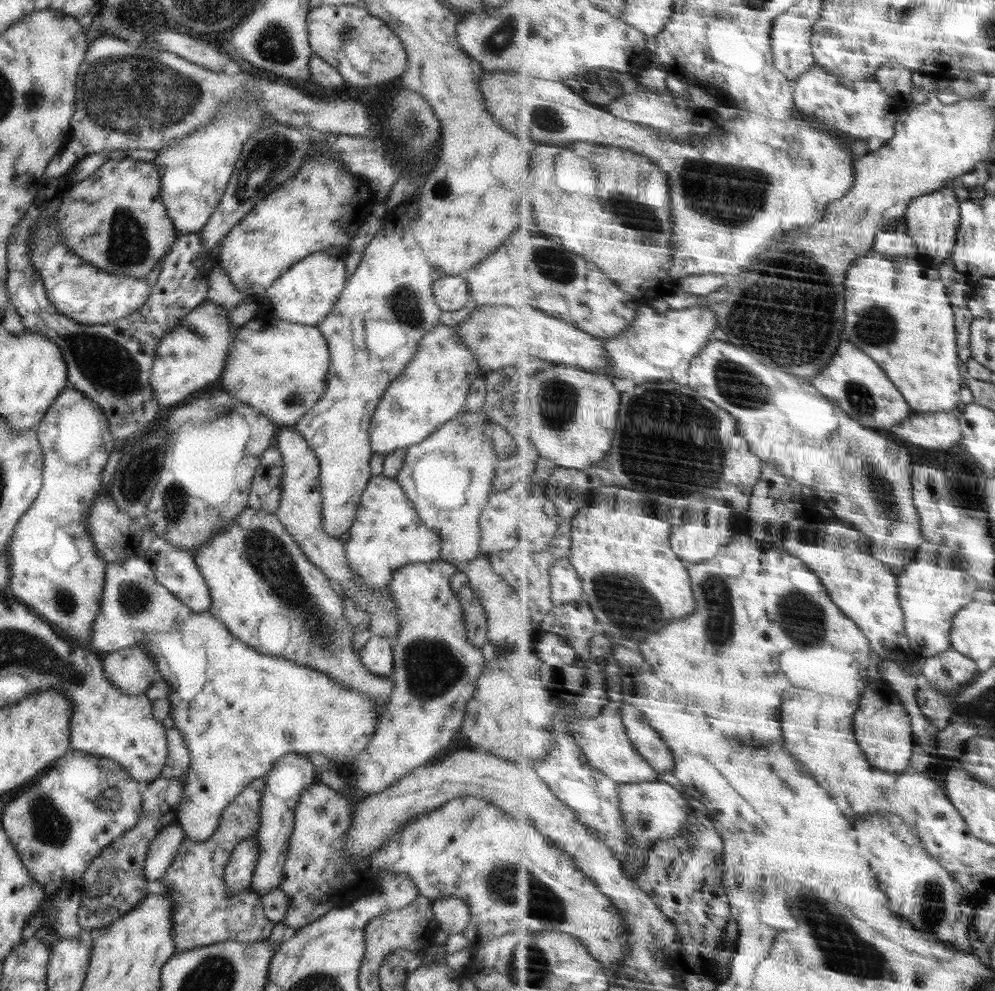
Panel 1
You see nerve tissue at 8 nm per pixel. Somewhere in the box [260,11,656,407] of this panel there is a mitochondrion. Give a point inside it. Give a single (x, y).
(501, 38)

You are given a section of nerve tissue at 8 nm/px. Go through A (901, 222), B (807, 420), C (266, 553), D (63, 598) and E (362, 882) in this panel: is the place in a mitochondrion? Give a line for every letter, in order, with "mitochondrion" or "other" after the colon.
A: other
B: other
C: mitochondrion
D: mitochondrion
E: other

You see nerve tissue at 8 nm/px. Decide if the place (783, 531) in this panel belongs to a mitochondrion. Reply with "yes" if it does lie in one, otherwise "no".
no

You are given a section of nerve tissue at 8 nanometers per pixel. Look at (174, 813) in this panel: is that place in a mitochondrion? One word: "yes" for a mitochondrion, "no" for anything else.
no

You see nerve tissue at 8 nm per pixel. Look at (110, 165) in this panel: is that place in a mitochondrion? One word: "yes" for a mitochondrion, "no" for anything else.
no

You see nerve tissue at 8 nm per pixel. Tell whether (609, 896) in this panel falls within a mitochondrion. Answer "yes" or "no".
no

